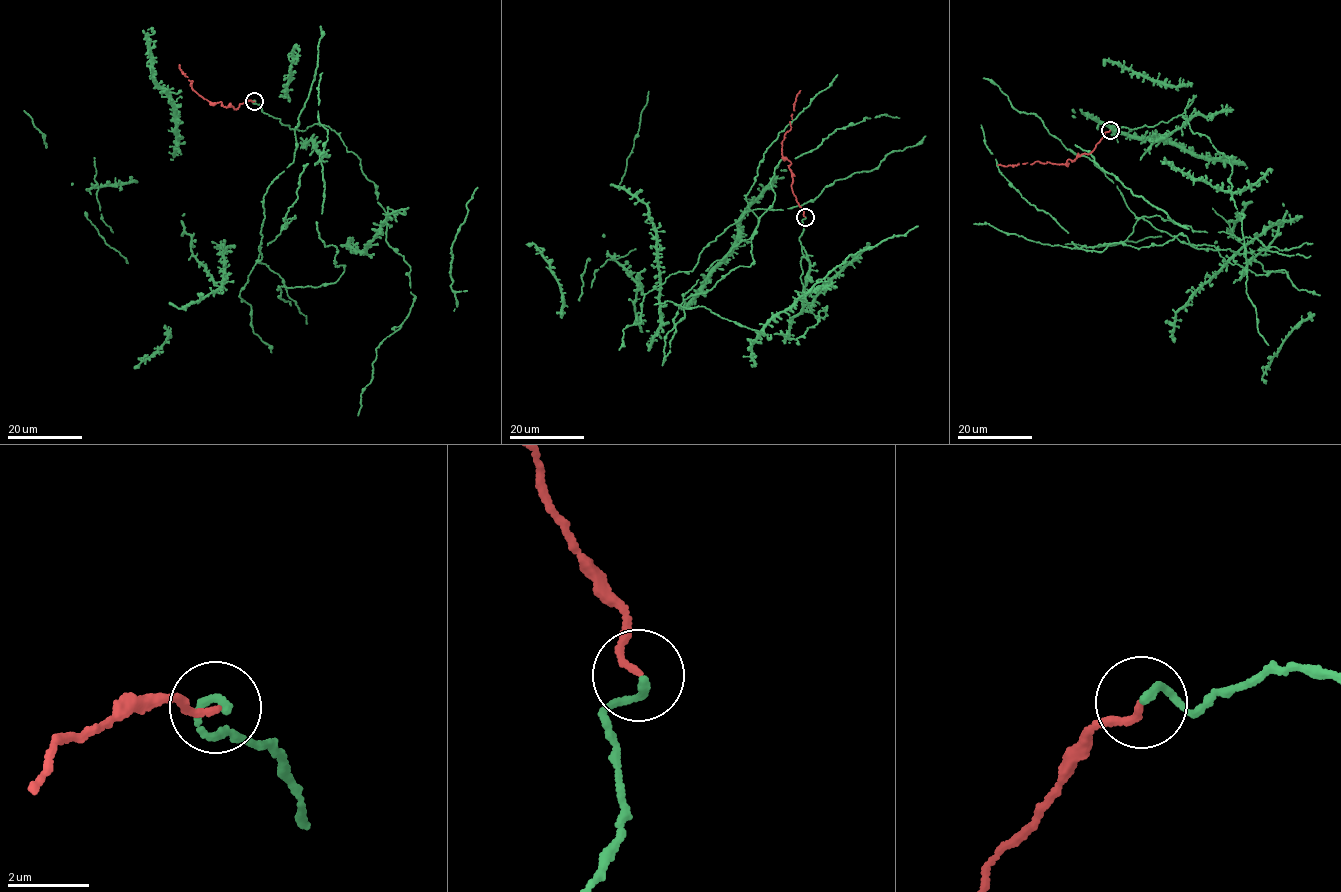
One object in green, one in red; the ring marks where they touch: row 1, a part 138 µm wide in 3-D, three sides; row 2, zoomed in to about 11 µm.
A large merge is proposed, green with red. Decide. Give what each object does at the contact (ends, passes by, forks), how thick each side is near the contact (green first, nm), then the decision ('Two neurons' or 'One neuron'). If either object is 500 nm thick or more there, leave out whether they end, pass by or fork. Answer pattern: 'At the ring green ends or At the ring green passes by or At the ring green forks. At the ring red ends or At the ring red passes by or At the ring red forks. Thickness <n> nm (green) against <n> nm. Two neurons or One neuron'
At the ring green ends. At the ring red ends. Thickness 170 nm (green) against 150 nm. One neuron

